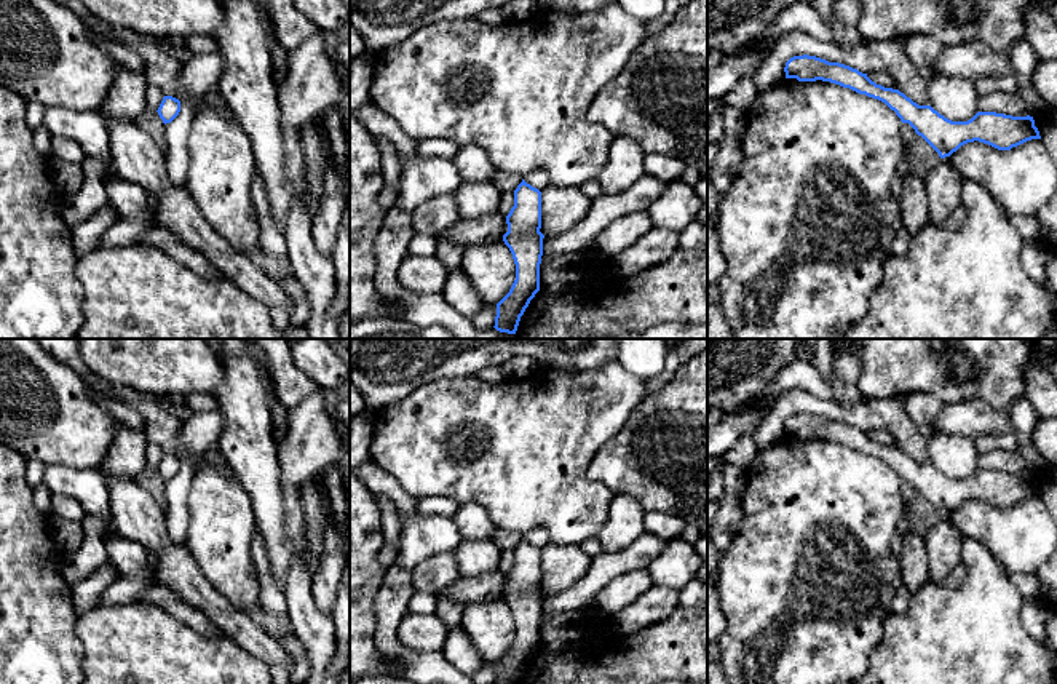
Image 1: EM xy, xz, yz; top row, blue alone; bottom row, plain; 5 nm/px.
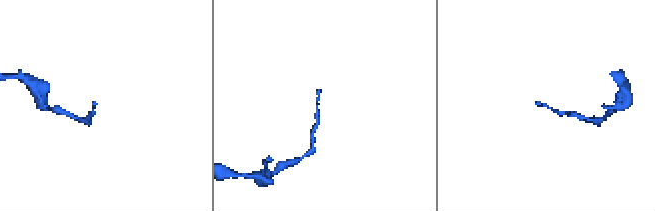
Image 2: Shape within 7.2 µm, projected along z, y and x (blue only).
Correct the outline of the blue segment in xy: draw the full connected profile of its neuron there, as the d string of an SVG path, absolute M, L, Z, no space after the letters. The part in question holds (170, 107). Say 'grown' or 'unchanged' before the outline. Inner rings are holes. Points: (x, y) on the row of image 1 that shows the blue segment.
unchanged; M164 96L156 112L164 125L171 123L180 112L180 101L172 96Z

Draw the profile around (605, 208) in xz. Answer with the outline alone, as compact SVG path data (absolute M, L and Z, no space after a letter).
M642 176L629 190L597 197L580 224L560 235L543 238L543 256L552 257L594 245L596 237L613 221L629 214L647 213L664 193L666 187L667 182L658 177Z

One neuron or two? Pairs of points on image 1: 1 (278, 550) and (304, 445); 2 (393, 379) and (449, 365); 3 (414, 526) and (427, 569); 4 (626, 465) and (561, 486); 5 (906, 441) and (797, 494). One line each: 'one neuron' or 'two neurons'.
1: two neurons
2: one neuron
3: two neurons
4: two neurons
5: two neurons

